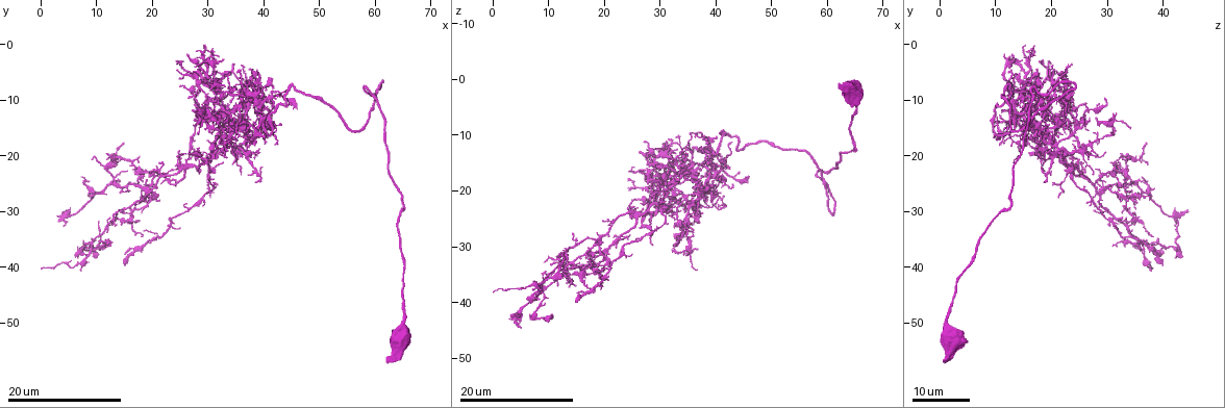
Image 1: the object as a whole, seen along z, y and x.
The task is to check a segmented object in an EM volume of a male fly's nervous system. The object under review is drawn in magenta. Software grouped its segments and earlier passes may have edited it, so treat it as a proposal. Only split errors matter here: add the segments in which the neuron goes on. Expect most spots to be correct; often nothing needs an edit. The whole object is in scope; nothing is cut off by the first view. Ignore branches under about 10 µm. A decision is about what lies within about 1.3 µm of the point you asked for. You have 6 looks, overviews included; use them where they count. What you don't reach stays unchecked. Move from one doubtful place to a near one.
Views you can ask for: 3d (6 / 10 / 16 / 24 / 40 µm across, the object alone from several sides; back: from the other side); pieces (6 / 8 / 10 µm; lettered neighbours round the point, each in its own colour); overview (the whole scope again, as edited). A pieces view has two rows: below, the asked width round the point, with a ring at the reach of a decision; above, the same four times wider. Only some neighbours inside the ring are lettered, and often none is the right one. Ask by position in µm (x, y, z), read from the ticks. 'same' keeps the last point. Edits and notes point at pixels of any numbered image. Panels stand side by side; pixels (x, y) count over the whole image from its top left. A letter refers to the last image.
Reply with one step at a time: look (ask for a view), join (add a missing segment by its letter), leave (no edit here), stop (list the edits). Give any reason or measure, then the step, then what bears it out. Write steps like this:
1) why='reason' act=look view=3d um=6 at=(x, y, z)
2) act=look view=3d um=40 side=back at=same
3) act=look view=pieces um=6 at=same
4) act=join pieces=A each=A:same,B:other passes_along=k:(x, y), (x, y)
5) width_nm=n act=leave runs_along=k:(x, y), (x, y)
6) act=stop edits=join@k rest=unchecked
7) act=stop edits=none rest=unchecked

why='an open end' act=look view=3d um=16 at=(39.5, 5.5, 13.5)

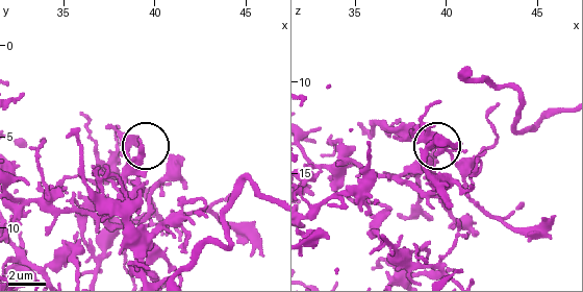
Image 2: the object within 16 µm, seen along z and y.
act=look view=pieces um=6 at=same

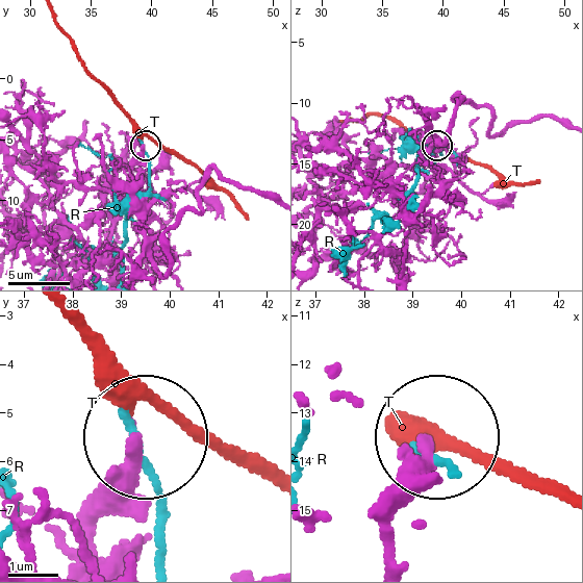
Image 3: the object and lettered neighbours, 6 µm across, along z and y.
act=leave each=R:other,T:other runs_along=3:(383, 496), (429, 438) found='no lettered segment goes on from it'

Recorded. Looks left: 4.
act=look view=3d um=16 at=(32.0, 2.0, 16.5)

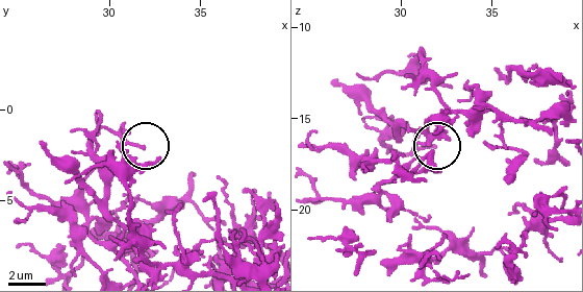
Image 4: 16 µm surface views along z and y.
why='zoom in' act=look view=3d um=6 at=(31.9, 2.0, 16.5)

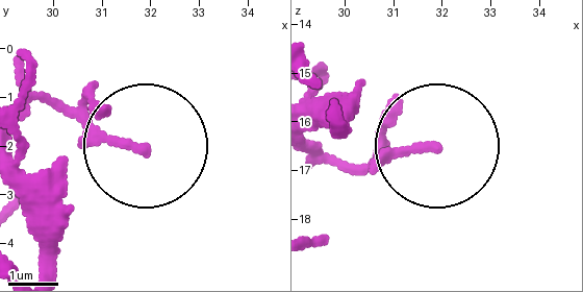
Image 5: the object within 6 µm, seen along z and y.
act=look view=pieces um=6 at=(31.90, 2.05, 16.55)

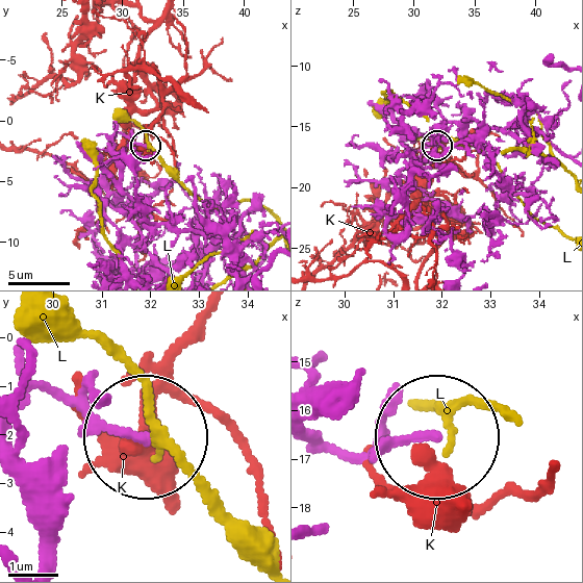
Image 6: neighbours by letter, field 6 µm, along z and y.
width_nm=170 act=leave each=K:other,L:other found='no lettered segment goes on from it'

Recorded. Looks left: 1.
act=stop edits=none rest=unchecked

